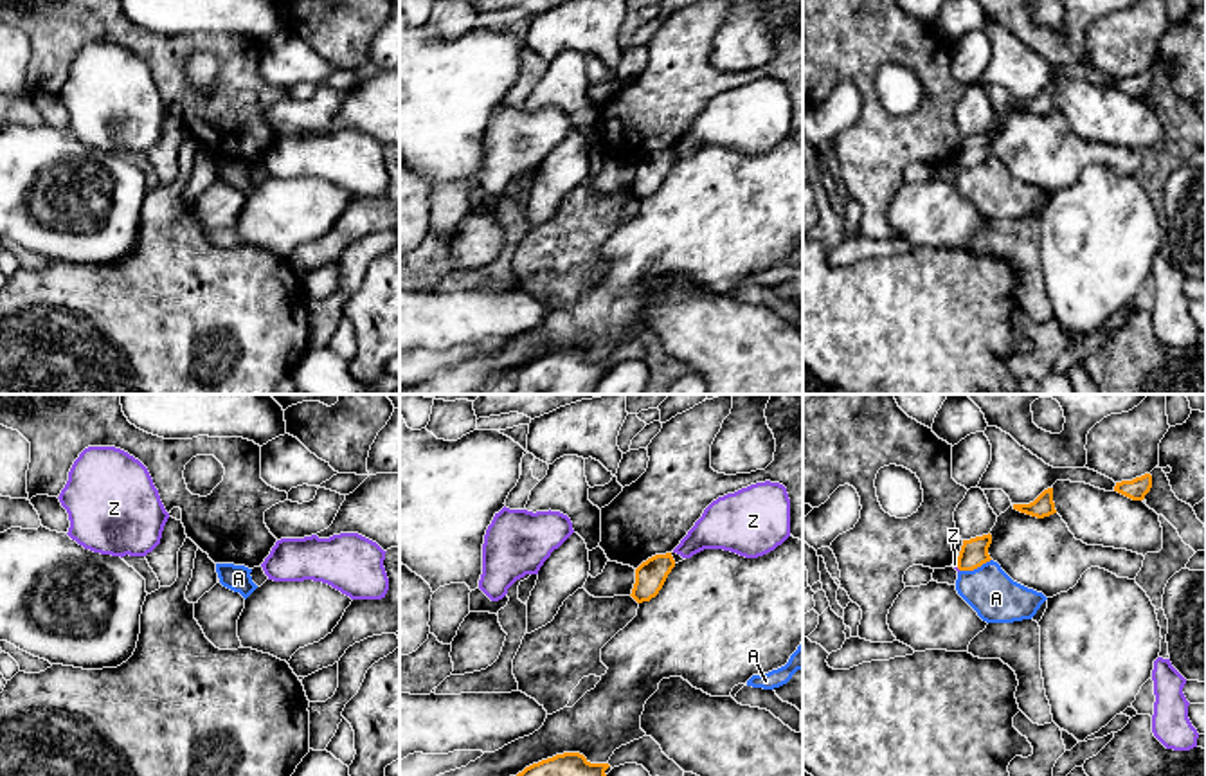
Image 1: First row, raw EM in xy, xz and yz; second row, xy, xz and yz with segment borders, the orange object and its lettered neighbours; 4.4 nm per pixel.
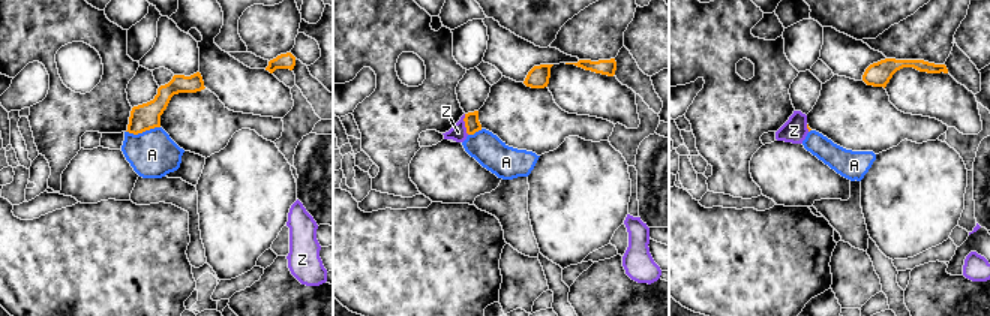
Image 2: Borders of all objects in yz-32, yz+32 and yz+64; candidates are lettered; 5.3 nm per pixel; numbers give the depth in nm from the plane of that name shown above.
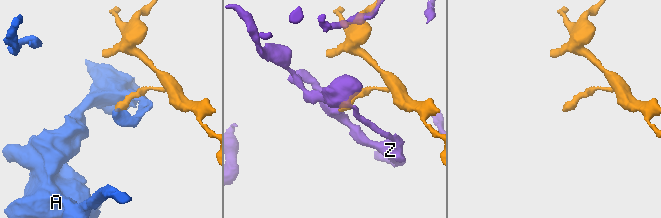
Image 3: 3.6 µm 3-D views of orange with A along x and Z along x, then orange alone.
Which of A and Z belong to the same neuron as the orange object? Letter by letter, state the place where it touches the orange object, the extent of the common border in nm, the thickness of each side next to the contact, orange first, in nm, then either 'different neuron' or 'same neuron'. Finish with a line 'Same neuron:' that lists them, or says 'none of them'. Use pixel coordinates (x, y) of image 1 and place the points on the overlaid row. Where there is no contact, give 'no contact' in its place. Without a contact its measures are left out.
A: contact yz (974, 568); length 160 nm; calibres 120 and 220 nm; different neuron
Z: contact yz (958, 566); length 40 nm; calibres 120 and 20 nm; different neuron
Same neuron: none of them

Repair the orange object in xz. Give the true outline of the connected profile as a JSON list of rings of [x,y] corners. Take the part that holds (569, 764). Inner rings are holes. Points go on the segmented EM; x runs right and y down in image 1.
[[[563,753],[526,767],[517,776],[607,776],[608,763],[590,763],[580,753]]]

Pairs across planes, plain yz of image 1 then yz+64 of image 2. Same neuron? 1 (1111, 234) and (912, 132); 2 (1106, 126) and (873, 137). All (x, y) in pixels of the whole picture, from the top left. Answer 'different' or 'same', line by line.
1: different
2: different

